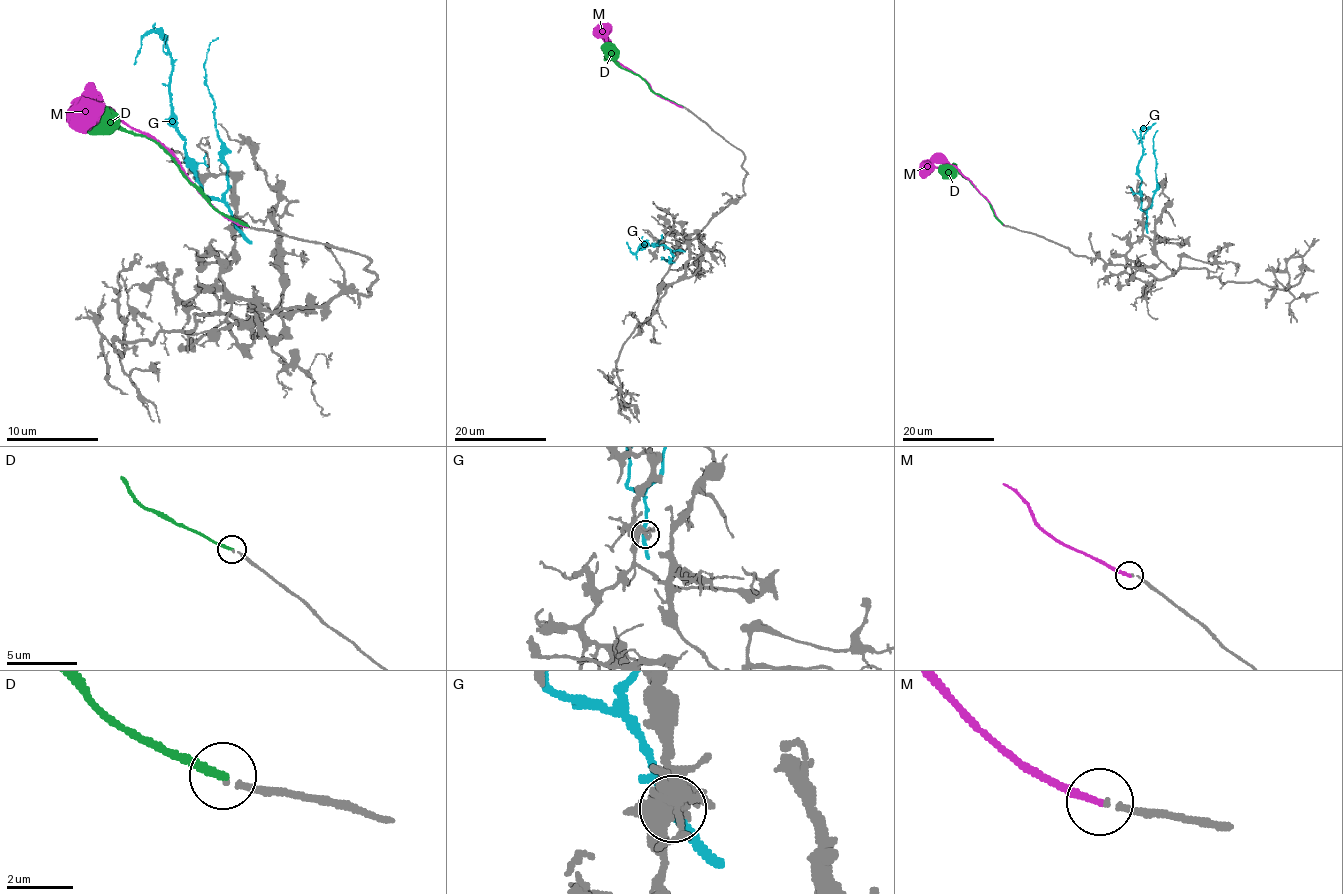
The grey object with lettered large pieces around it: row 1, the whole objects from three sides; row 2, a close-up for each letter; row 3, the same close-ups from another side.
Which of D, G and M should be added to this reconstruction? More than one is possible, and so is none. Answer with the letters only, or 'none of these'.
M

